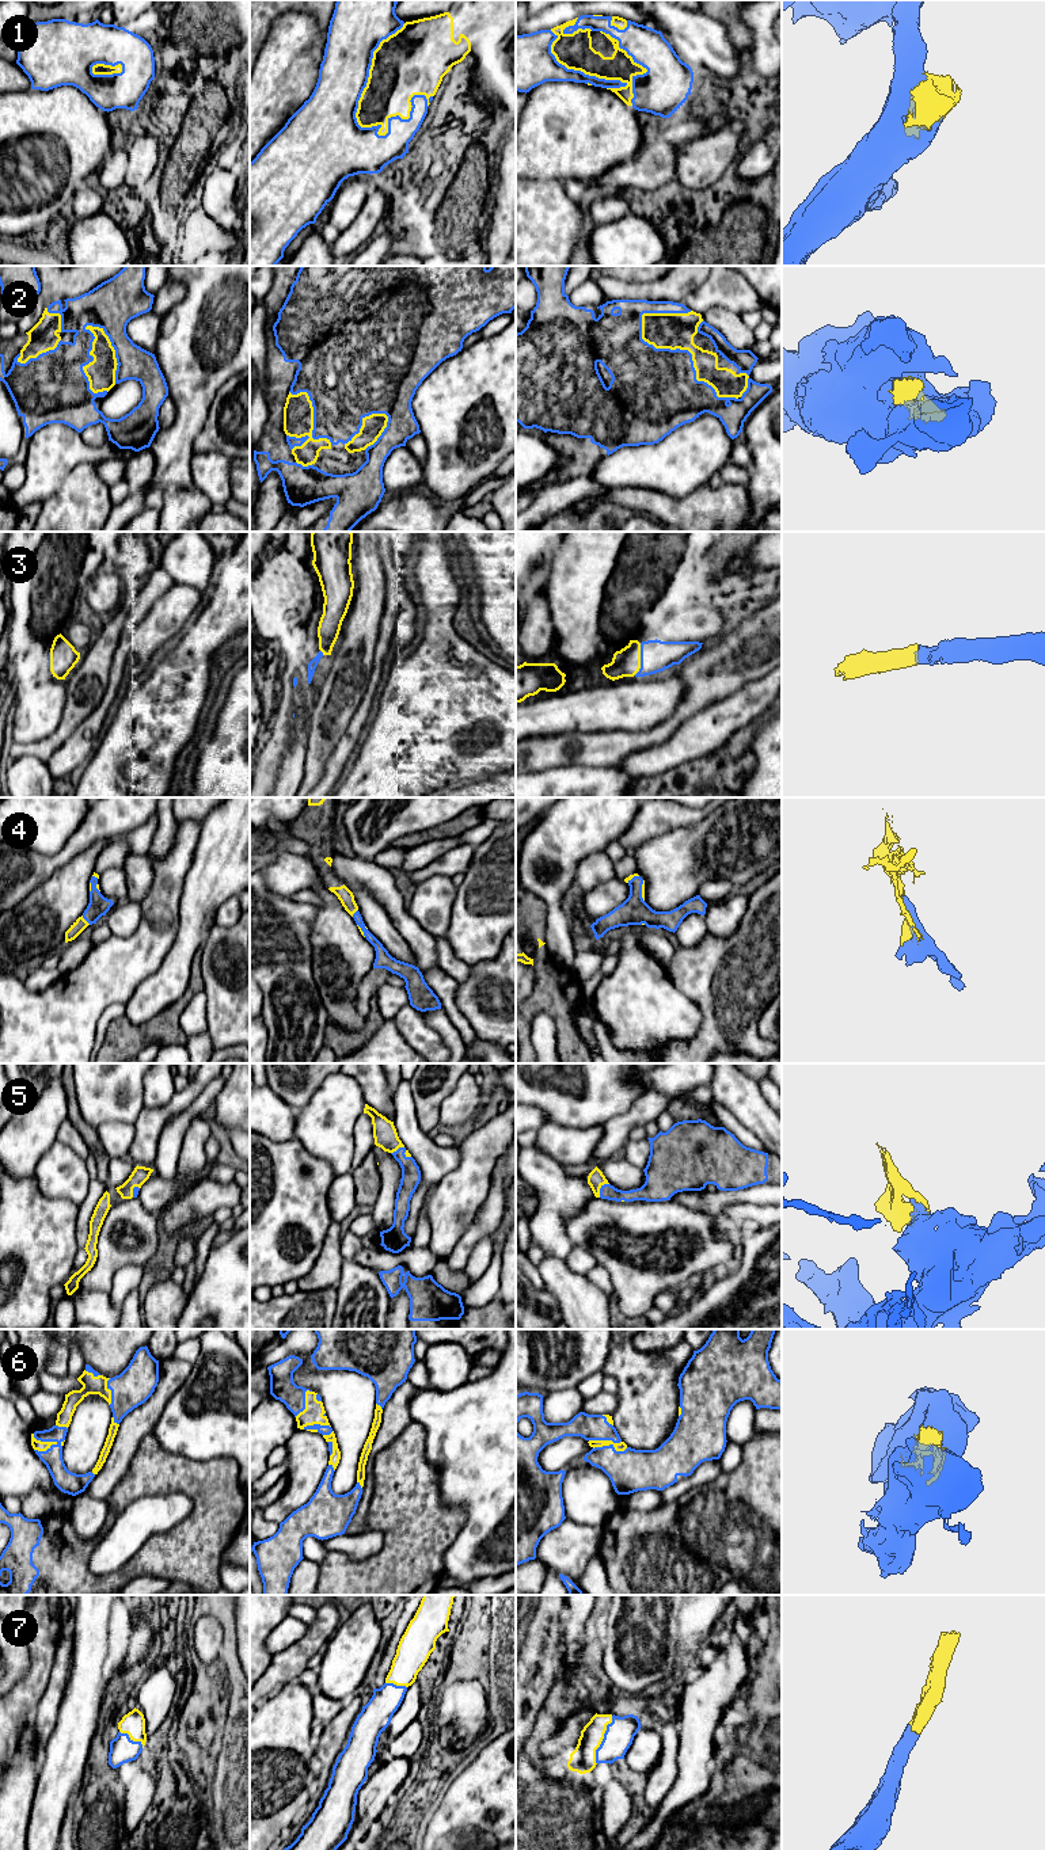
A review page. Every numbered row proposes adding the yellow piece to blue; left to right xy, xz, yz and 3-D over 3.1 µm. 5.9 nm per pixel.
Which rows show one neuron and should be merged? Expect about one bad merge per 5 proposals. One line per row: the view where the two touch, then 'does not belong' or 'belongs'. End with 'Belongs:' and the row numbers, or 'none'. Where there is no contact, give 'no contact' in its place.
1: xz | belongs
2: yz | belongs
3: yz | belongs
4: xy | belongs
5: yz | belongs
6: yz | belongs
7: yz | belongs
Belongs: 1, 2, 3, 4, 5, 6, 7

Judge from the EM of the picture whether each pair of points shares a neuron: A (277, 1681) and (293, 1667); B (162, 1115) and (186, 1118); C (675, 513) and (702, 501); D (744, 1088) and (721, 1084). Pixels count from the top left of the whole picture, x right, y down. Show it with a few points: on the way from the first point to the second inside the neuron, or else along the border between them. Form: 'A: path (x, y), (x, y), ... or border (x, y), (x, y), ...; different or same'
A: path (281, 1677), (289, 1668); same
B: border (197, 1096), (167, 1122), (158, 1145); different
C: path (681, 513), (690, 513), (695, 507); same
D: path (738, 1088), (732, 1088), (726, 1084); same

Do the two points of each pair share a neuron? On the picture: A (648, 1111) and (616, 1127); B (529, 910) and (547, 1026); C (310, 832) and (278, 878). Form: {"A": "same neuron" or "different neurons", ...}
{"A": "same neuron", "B": "different neurons", "C": "different neurons"}

